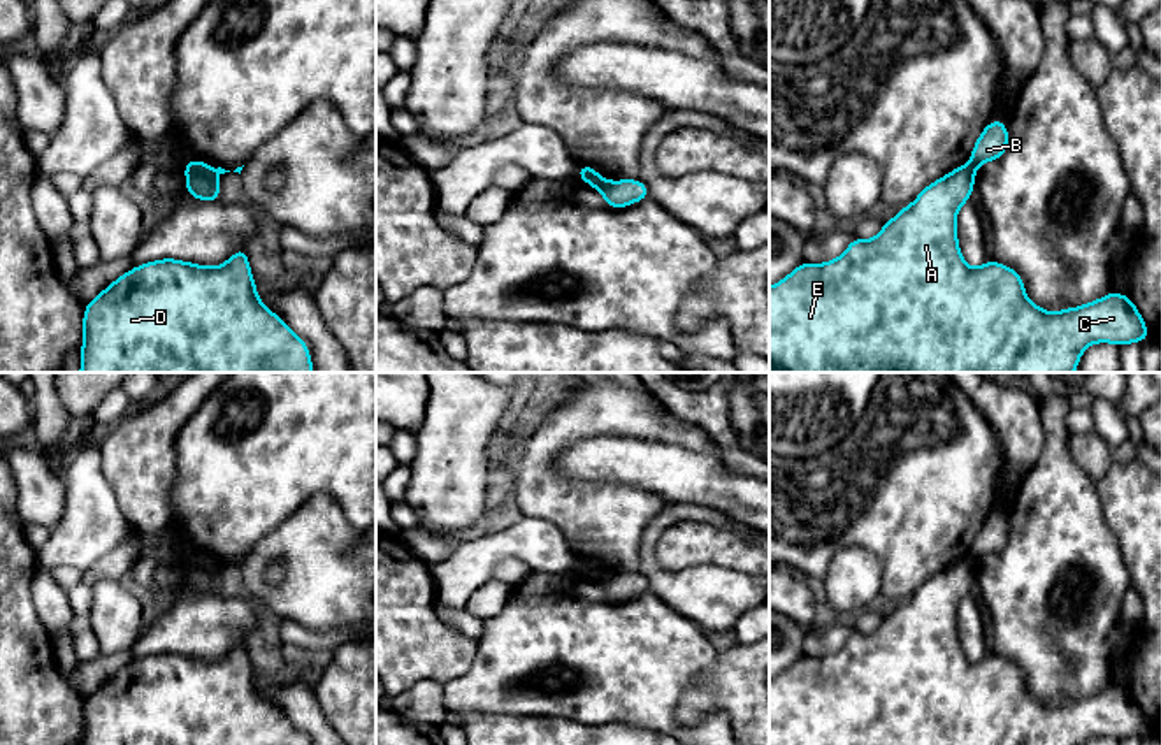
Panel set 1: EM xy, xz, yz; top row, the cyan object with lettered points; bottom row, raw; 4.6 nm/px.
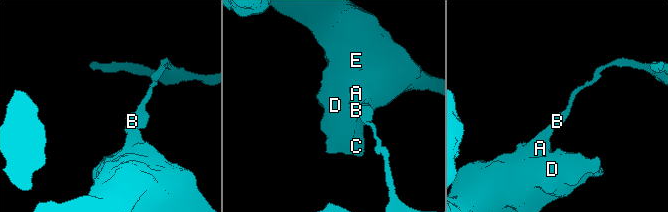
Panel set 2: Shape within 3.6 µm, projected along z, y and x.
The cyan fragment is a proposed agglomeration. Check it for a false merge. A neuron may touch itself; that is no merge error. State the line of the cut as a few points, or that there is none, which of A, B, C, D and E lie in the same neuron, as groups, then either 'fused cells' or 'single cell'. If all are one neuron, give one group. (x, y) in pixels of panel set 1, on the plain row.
xz (599, 571), (589, 577) | A C D E / B | fused cells

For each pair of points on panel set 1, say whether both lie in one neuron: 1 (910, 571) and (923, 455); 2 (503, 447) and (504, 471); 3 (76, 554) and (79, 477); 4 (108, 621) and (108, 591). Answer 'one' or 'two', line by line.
1: one
2: one
3: one
4: one

